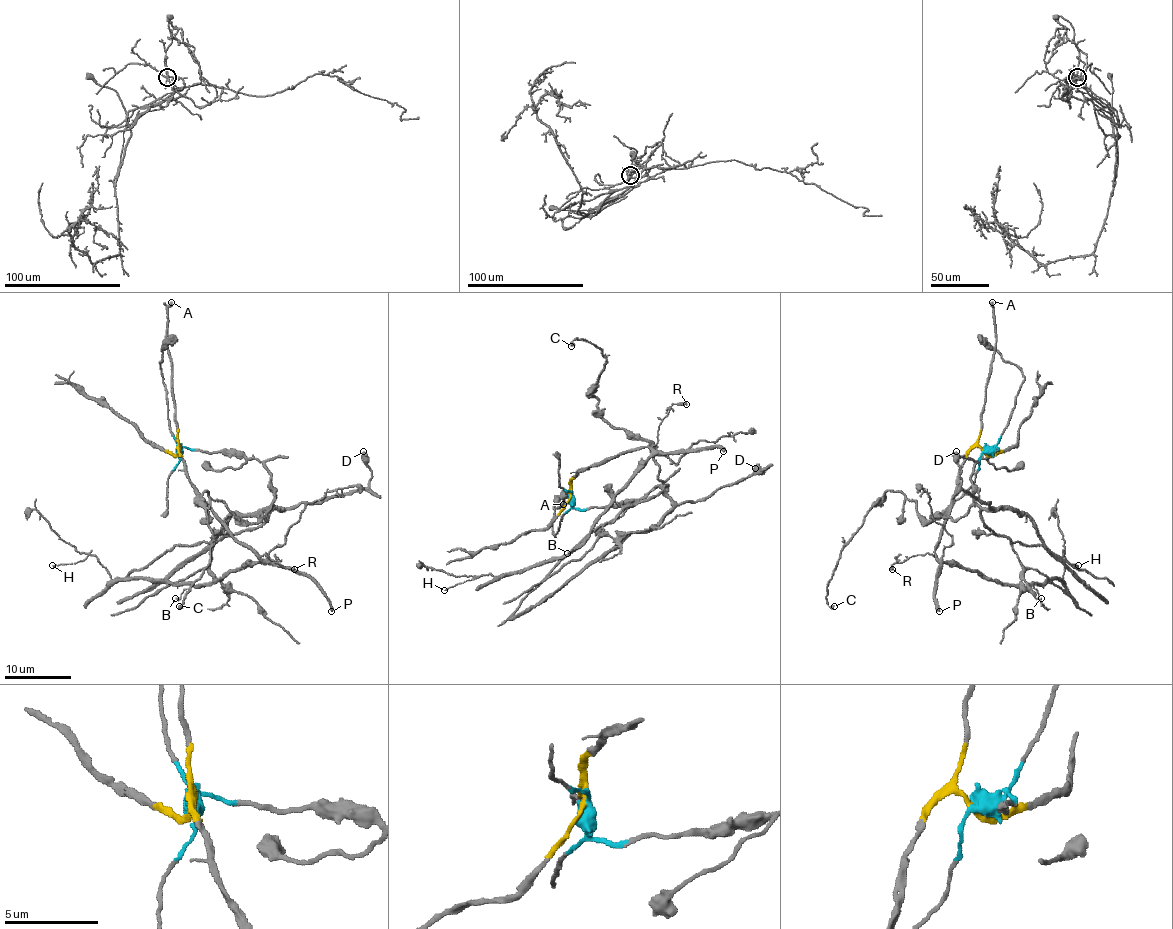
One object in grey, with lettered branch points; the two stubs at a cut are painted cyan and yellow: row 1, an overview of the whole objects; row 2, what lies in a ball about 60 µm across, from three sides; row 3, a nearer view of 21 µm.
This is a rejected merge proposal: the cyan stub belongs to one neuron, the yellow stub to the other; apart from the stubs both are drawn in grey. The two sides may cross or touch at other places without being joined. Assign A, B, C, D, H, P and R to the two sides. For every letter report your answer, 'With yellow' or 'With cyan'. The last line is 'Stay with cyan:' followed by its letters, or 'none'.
A: With yellow
B: With yellow
C: With cyan
D: With cyan
H: With yellow
P: With yellow
R: With yellow
Stay with cyan: C, D

